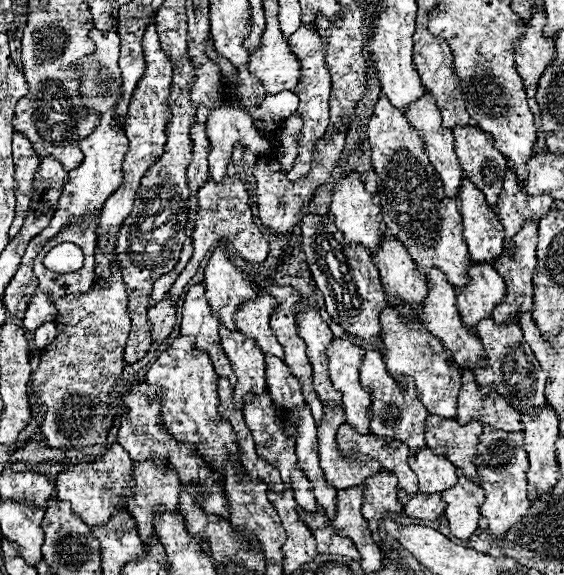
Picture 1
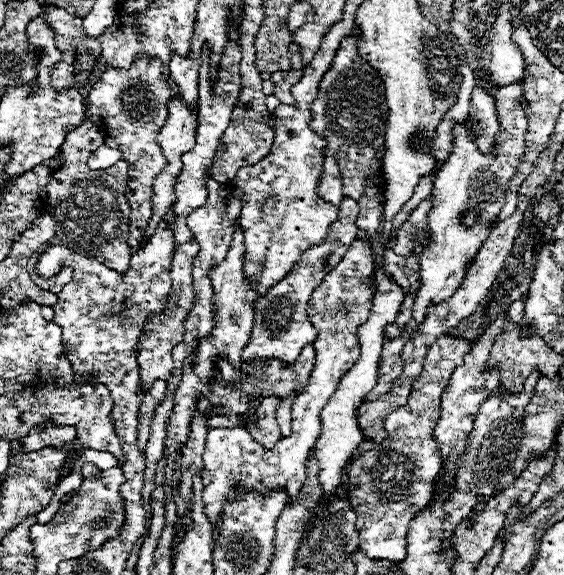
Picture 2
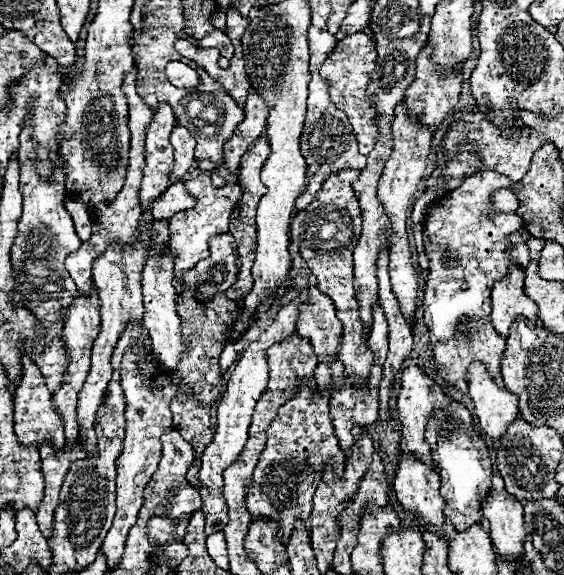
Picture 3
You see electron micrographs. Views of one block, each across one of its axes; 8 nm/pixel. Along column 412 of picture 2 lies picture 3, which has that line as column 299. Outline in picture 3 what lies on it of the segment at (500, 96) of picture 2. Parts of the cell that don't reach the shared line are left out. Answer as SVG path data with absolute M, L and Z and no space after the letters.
M308 284L308 302L300 304L296 322L300 336L312 340L318 362L328 356L338 356L340 350L340 320L334 314L332 300L318 290L318 284Z

